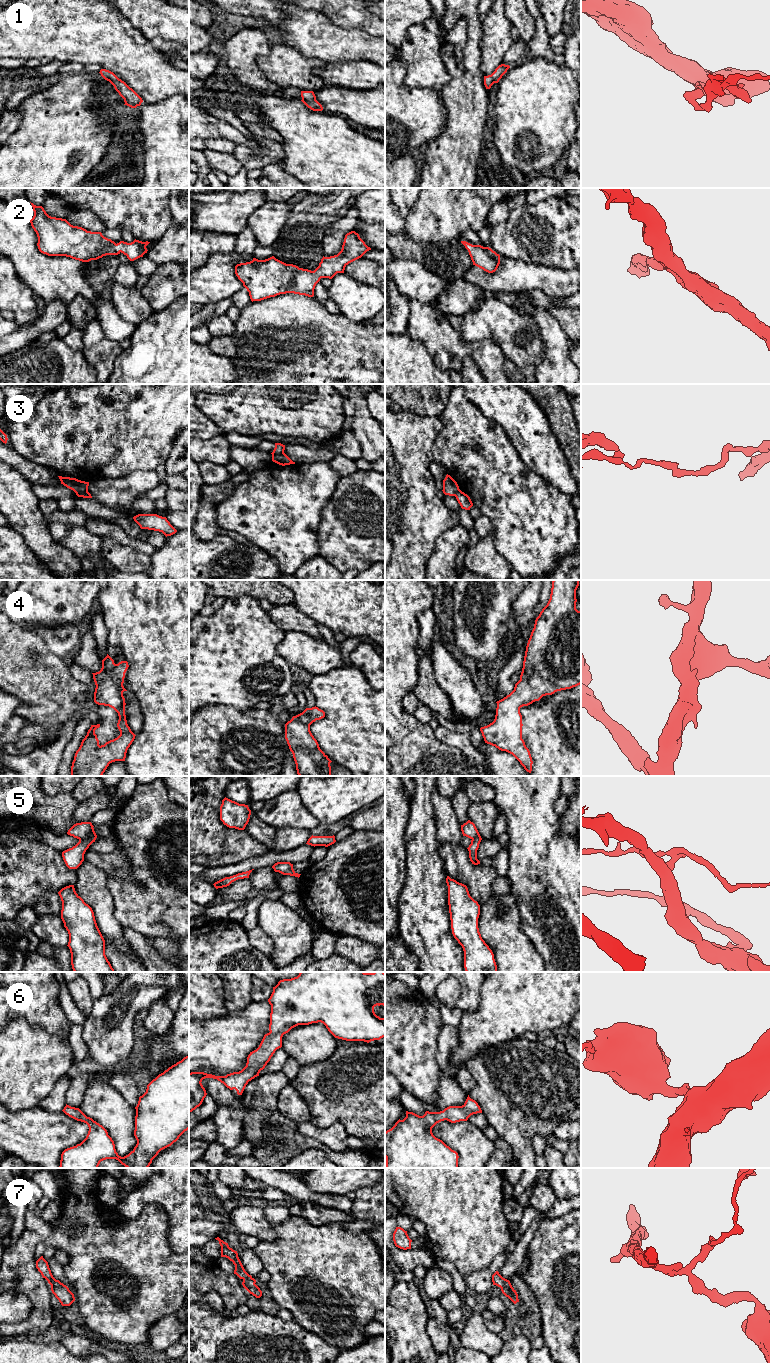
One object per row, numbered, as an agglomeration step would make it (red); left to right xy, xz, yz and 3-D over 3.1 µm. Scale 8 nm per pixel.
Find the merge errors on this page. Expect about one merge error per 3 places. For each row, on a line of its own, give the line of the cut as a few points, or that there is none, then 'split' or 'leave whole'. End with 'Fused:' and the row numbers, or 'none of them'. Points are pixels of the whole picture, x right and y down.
1: no cut | leave whole
2: no cut | leave whole
3: xy (87, 491), (76, 494) | split
4: no cut | leave whole
5: xy (93, 828), (79, 840) | split
6: no cut | leave whole
7: no cut | leave whole
Fused: 3, 5

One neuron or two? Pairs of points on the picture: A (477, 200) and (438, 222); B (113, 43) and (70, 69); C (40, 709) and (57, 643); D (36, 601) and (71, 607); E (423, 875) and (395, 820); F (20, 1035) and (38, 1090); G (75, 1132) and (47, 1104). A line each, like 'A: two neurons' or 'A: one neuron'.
A: one neuron
B: two neurons
C: two neurons
D: one neuron
E: two neurons
F: one neuron
G: two neurons

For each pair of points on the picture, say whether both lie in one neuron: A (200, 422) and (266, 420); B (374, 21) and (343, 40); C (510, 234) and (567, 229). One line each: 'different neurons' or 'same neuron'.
A: different neurons
B: different neurons
C: same neuron

